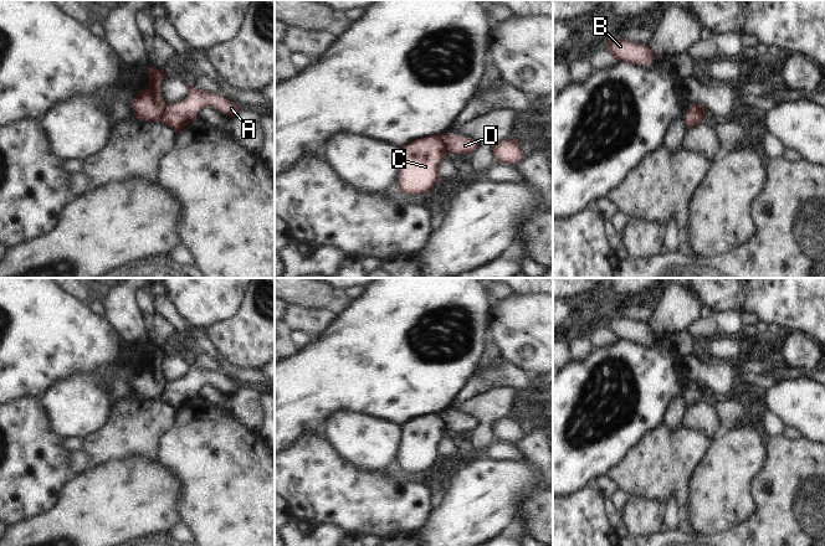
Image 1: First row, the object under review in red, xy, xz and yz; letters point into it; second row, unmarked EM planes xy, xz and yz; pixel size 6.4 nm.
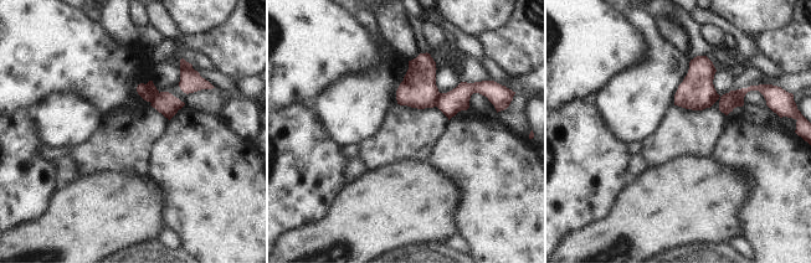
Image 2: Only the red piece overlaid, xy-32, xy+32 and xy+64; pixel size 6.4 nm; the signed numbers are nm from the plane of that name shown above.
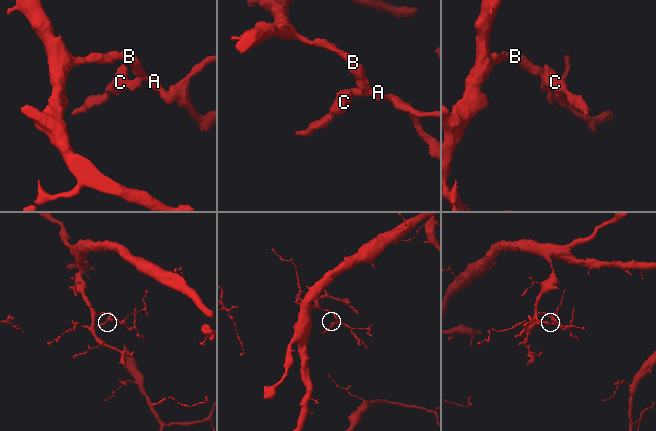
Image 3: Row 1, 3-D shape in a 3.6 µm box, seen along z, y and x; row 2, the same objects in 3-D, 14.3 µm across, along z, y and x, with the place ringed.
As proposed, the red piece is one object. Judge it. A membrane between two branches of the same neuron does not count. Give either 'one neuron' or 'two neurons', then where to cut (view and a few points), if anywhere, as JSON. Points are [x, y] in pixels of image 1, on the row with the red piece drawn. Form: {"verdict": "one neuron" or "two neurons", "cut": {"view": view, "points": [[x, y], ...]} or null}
{"verdict": "two neurons", "cut": {"view": "xy", "points": [[169, 106], [160, 120]]}}

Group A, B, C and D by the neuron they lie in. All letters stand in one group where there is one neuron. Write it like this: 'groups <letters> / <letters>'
groups A B D / C

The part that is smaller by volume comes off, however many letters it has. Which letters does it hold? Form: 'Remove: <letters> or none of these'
Remove: C

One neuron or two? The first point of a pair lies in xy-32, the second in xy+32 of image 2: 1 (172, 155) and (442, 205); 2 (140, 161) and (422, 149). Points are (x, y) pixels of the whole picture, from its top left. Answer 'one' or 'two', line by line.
1: two
2: one

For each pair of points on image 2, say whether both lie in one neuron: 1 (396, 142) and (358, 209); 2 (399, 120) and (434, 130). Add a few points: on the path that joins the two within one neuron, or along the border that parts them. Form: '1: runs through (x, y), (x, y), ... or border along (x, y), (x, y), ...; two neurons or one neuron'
1: border along (410, 160), (400, 160), (368, 173); two neurons
2: runs through (407, 129), (425, 130); one neuron

